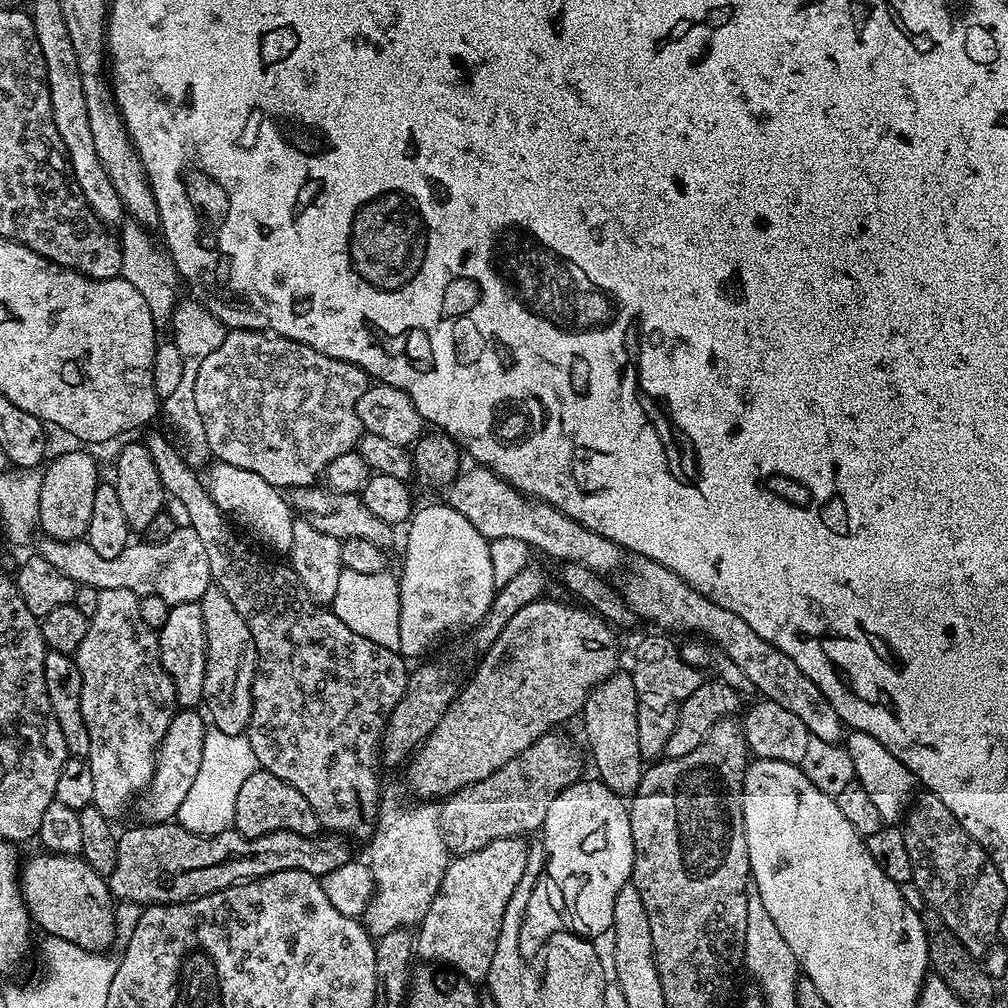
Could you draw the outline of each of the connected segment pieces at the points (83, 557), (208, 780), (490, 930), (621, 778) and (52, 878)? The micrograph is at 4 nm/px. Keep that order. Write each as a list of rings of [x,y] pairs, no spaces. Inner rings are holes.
[[[175,527],[172,535],[165,541],[129,543],[118,558],[102,558],[90,546],[87,539],[49,540],[41,539],[39,555],[46,558],[53,566],[58,566],[78,586],[94,586],[106,590],[130,590],[136,596],[157,596],[167,604],[195,604],[202,594],[213,587],[210,574],[210,561],[206,559],[206,549],[198,534],[192,528]]]
[[[209,727],[202,742],[202,766],[198,766],[198,778],[194,778],[190,794],[186,794],[182,806],[178,806],[175,823],[199,836],[229,831],[234,825],[234,802],[238,802],[238,790],[242,790],[242,782],[257,770],[254,750],[250,750],[247,735],[222,734],[222,730]]]
[[[518,836],[498,838],[490,846],[449,863],[434,902],[430,902],[426,918],[418,925],[420,933],[414,936],[414,952],[421,961],[447,966],[473,982],[487,981],[506,902],[510,902],[514,886],[526,871],[528,845],[527,839]]]
[[[620,670],[610,675],[588,695],[584,703],[582,721],[592,760],[596,763],[595,775],[610,790],[628,798],[636,791],[642,761],[638,750],[638,710],[640,709],[634,682],[627,671]]]
[[[43,854],[23,865],[18,877],[20,882],[20,897],[28,908],[33,925],[38,926],[41,933],[57,936],[66,942],[74,942],[82,946],[85,952],[104,952],[112,944],[112,939],[118,936],[116,931],[116,910],[114,897],[108,890],[108,881],[99,876],[80,856],[57,856]]]

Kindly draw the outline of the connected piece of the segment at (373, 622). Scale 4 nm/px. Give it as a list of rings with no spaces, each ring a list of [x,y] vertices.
[[[352,570],[348,574],[341,575],[340,586],[334,594],[330,608],[340,617],[342,622],[354,630],[354,634],[362,634],[362,638],[370,638],[378,646],[399,649],[399,622],[400,622],[400,585],[395,575],[391,576],[391,571],[385,570],[378,574],[357,574]]]

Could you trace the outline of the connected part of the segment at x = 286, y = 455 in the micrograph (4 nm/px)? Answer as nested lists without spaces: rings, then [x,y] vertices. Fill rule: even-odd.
[[[237,328],[225,335],[222,346],[206,358],[198,366],[198,378],[194,378],[194,403],[198,405],[198,414],[202,414],[202,426],[206,426],[207,451],[216,455],[215,459],[222,464],[238,466],[242,470],[251,470],[258,474],[258,478],[266,478],[275,488],[291,490],[311,485],[315,476],[319,477],[342,454],[353,451],[360,443],[364,427],[358,418],[358,398],[362,398],[364,391],[370,387],[370,377],[356,364],[351,364],[338,358],[330,358],[326,354],[316,352],[308,344],[299,344],[287,340],[285,336],[277,336],[267,330],[253,330],[250,328]]]

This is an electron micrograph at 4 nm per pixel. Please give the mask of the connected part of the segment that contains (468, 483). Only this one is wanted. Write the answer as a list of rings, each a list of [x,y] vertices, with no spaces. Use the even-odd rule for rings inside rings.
[[[472,466],[468,471],[461,471],[444,492],[445,503],[458,510],[488,541],[517,538],[530,548],[538,548],[556,558],[558,562],[584,565],[603,576],[612,574],[608,572],[614,571],[622,562],[623,549],[612,540],[594,534],[556,507],[525,496],[489,468]]]

